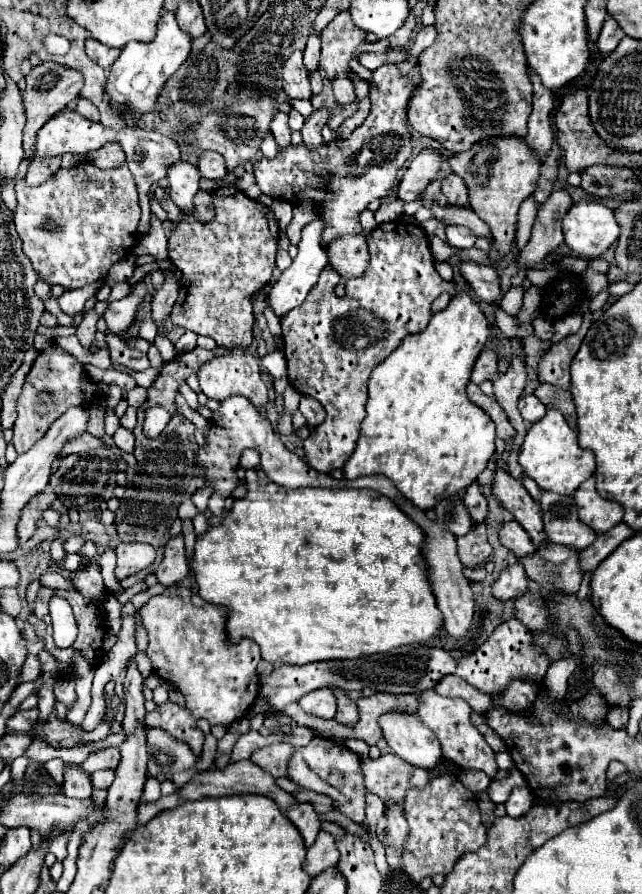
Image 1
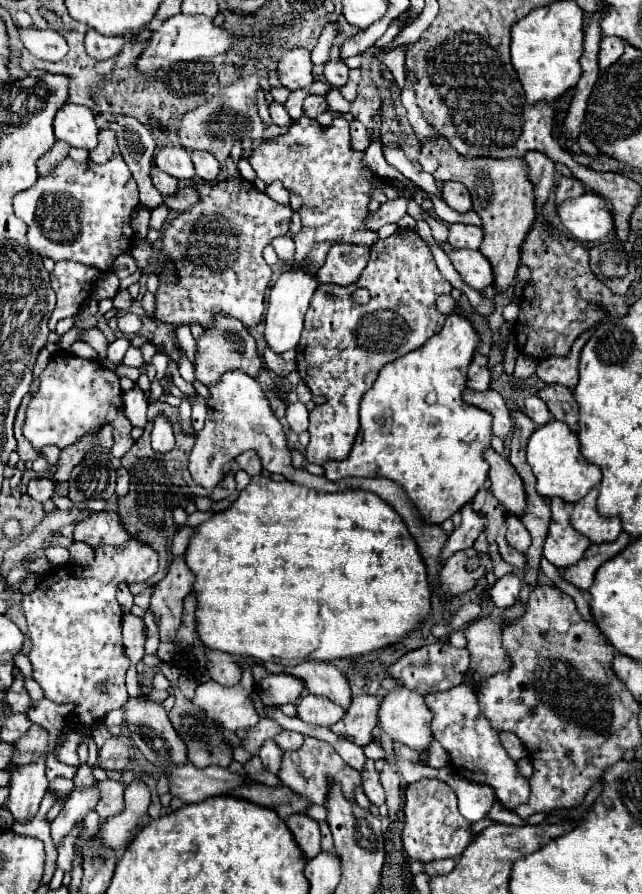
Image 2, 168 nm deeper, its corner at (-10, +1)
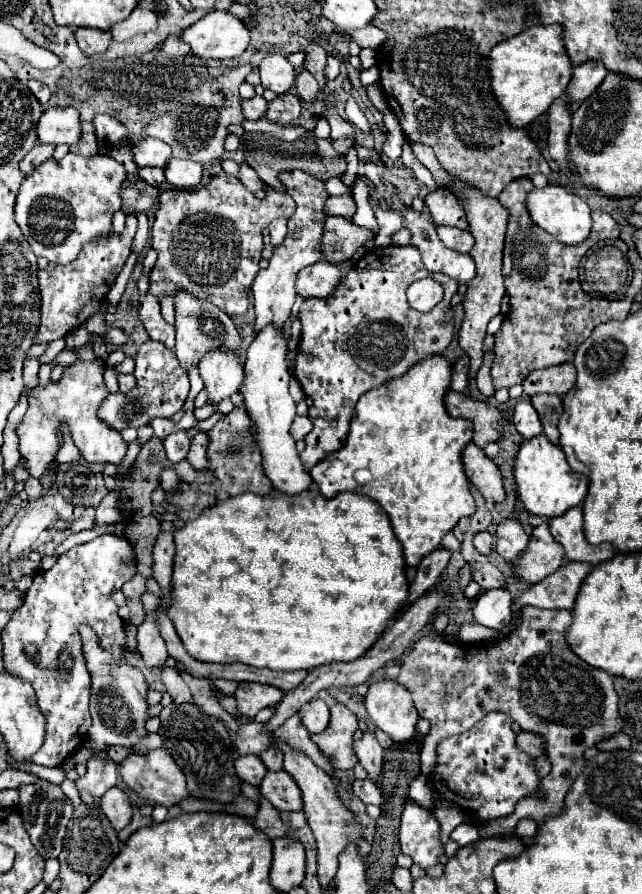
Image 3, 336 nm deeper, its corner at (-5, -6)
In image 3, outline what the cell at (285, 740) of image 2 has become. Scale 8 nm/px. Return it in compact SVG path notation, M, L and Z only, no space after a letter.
M269 748L261 754L261 760L269 772L277 772L283 768L283 754L277 748Z

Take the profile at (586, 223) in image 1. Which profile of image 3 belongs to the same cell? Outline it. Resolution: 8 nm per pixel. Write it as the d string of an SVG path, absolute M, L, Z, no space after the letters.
M545 186L531 190L527 196L527 210L537 226L541 226L545 232L549 232L553 238L557 238L563 244L581 244L589 236L591 210L585 200L581 200L567 188Z

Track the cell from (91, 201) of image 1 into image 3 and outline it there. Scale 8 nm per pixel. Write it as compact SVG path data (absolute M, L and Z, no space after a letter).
M67 154L61 162L49 158L37 170L25 176L21 190L17 194L15 204L15 222L19 224L25 240L29 242L35 256L43 256L55 264L69 264L77 258L83 244L93 238L105 238L111 228L113 212L121 210L121 184L125 182L125 168L119 162L105 156L81 158L75 154Z

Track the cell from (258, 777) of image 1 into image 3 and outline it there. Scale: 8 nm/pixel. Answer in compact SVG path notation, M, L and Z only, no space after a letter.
M165 748L151 750L149 754L129 752L129 754L119 762L119 772L121 772L123 782L125 782L133 792L137 792L137 794L143 796L143 798L153 800L155 804L173 806L173 804L177 804L179 800L189 798L189 792L187 792L187 786L185 786L185 776L181 774L179 766L173 762L171 754L169 754Z

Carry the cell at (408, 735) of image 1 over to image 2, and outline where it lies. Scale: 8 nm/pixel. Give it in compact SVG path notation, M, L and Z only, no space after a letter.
M396 687L386 693L380 705L380 727L382 731L406 747L414 751L428 751L432 743L432 713L424 705L424 697L408 691L406 687Z

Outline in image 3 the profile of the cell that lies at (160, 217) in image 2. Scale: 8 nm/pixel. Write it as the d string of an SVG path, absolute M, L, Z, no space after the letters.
M127 214L125 230L121 234L113 232L111 228L109 238L87 242L77 262L71 262L69 266L47 264L47 268L39 270L37 278L39 278L39 292L41 292L41 322L33 340L35 344L45 344L63 338L67 332L81 326L87 318L99 312L103 298L109 294L117 274L123 268L121 264L125 264L125 260L129 258L129 248L135 232L137 232L137 220L133 218L133 214Z

